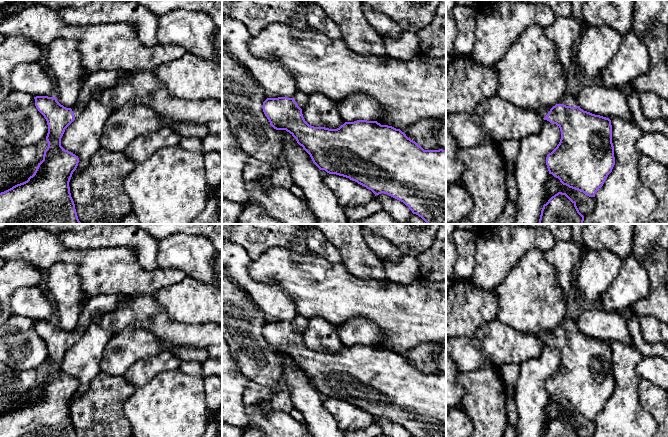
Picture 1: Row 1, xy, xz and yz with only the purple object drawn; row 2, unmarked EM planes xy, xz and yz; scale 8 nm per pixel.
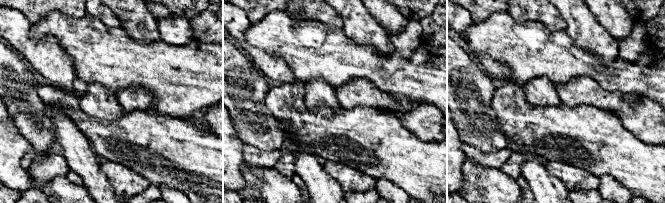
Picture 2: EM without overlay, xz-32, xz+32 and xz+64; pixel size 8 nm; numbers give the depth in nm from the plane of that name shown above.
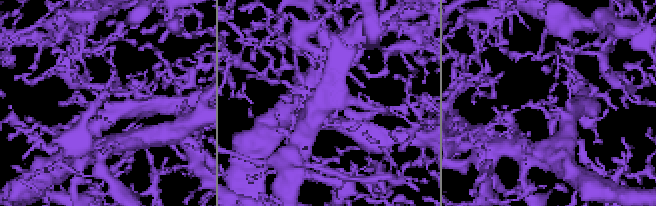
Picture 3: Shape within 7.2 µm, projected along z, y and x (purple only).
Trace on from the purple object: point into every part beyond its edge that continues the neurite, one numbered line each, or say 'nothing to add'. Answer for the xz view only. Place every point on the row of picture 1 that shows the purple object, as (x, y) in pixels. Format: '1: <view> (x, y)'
1: xz (300, 98)

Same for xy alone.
1: xy (105, 78)

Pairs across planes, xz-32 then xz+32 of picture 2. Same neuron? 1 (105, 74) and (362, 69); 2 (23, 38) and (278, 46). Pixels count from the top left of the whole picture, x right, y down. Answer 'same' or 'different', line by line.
1: same
2: different

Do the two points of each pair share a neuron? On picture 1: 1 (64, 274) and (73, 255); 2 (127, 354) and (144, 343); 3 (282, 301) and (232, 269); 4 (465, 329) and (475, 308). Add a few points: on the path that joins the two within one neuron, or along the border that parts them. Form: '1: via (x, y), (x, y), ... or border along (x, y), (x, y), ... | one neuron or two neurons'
1: border along (48, 269), (58, 262), (73, 262), (81, 283) | two neurons
2: via (131, 350), (140, 343) | one neuron
3: via (270, 298), (252, 288), (244, 280) | one neuron
4: via (465, 324), (465, 318), (470, 313) | one neuron

